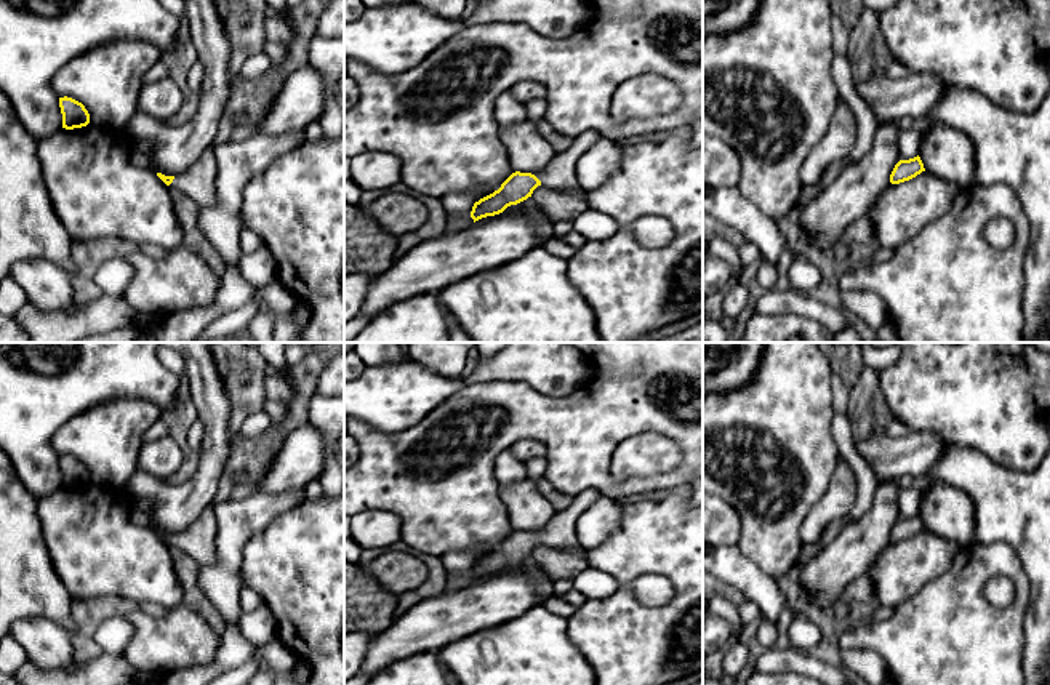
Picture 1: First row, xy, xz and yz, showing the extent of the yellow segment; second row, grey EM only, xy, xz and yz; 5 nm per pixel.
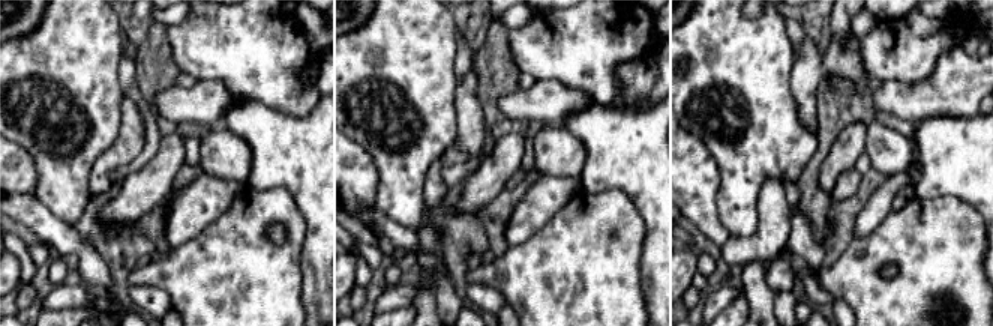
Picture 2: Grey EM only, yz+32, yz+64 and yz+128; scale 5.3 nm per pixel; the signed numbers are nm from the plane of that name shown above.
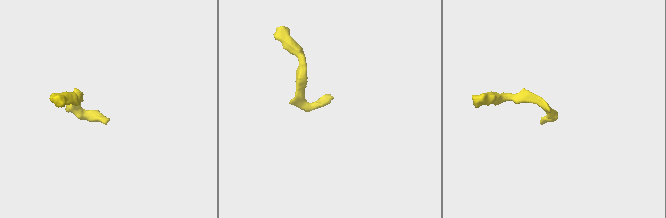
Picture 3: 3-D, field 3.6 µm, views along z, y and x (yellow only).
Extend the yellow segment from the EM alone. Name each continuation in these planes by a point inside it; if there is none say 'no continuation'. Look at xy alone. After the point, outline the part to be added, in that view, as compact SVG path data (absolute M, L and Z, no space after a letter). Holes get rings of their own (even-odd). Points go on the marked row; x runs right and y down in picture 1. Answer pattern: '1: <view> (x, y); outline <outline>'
1: xy (199, 183); outline M211 152L203 154L189 170L176 174L170 189L179 189L200 206L216 202L218 162Z

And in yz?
no continuation

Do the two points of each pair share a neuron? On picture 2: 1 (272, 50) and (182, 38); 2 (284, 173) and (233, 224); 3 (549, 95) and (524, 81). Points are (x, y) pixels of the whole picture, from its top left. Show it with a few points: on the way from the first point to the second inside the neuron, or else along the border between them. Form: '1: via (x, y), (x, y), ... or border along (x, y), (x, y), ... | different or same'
1: via (249, 47), (233, 42), (204, 42) | same
2: border along (249, 188), (284, 188), (299, 208) | different
3: border along (537, 80), (528, 87), (518, 87) | different

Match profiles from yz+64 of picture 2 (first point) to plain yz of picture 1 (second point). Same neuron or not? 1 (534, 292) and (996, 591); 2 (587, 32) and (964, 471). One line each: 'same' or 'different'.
1: different
2: different

